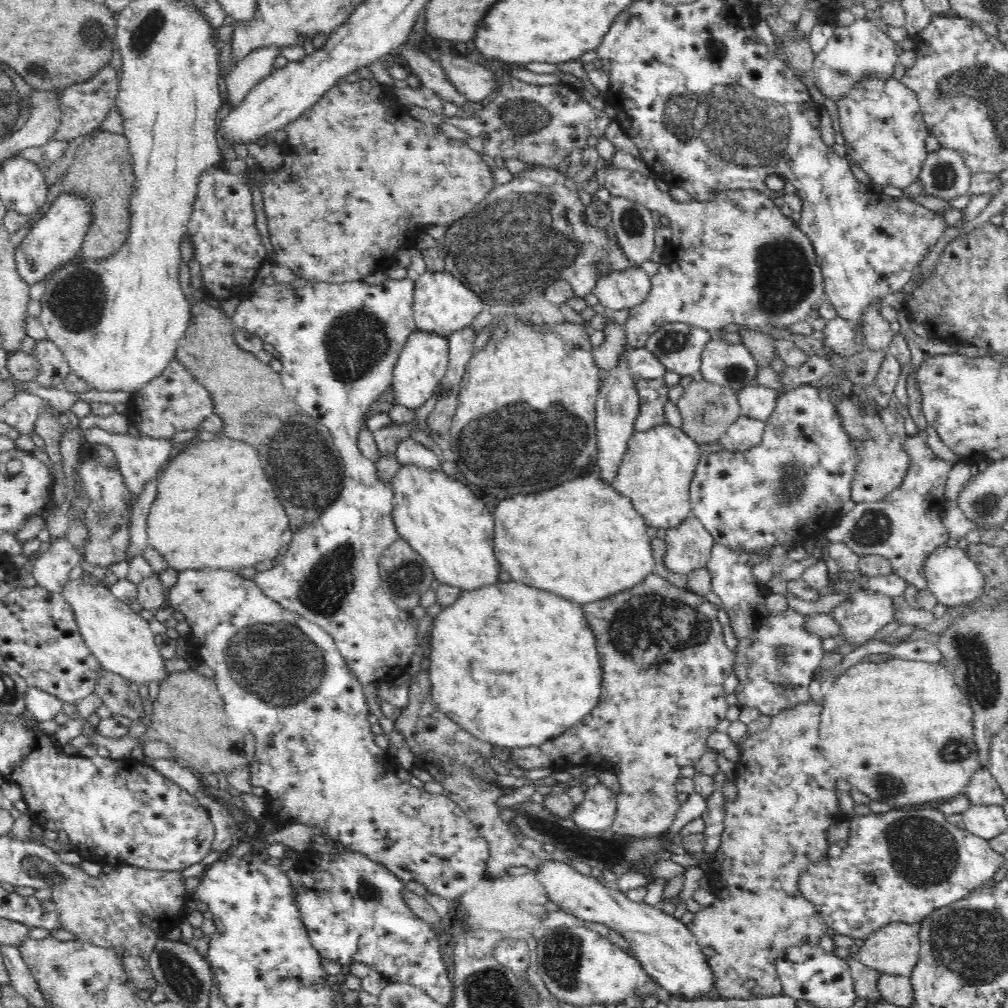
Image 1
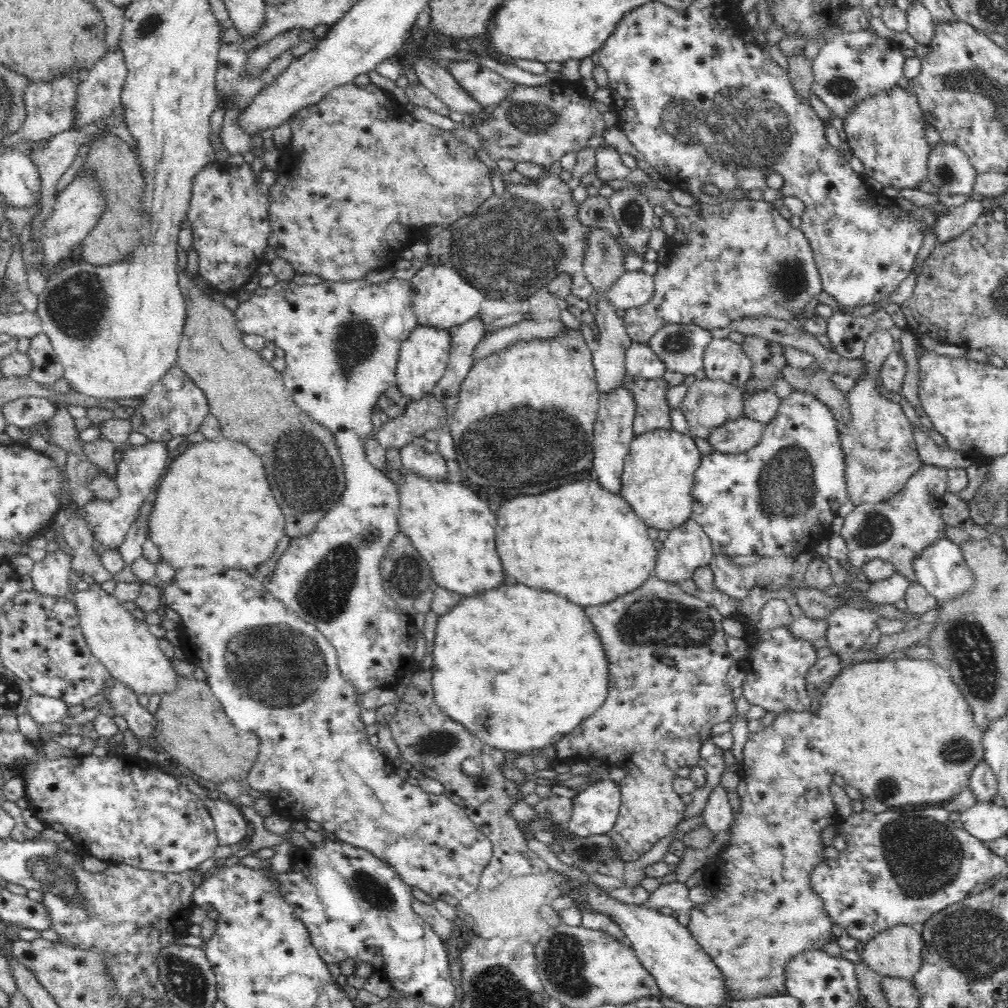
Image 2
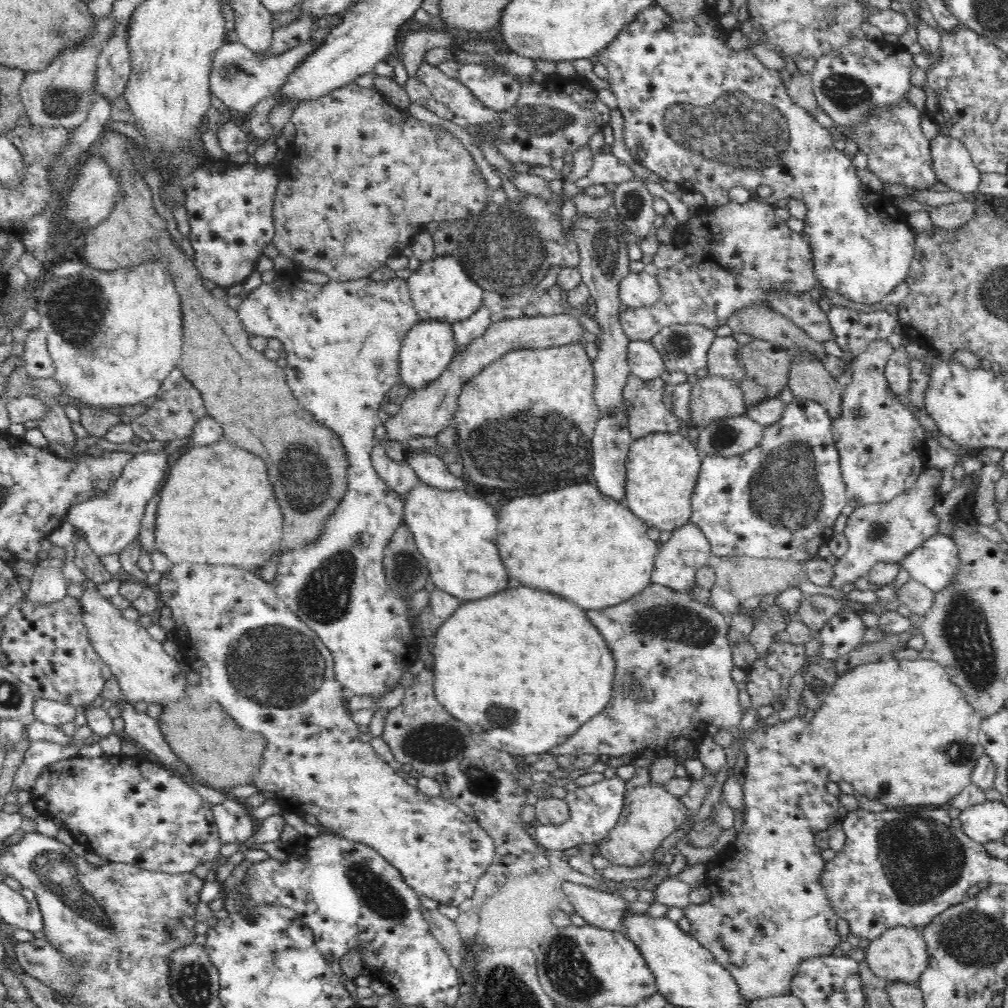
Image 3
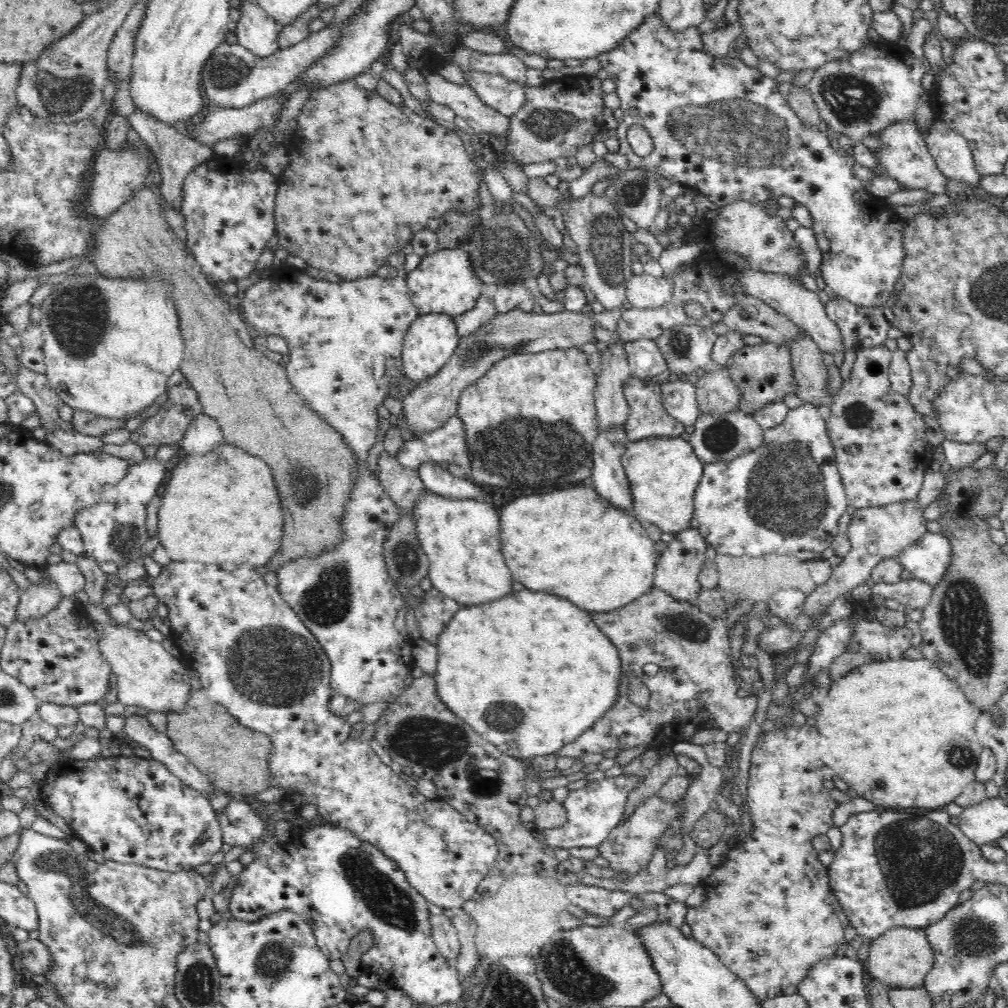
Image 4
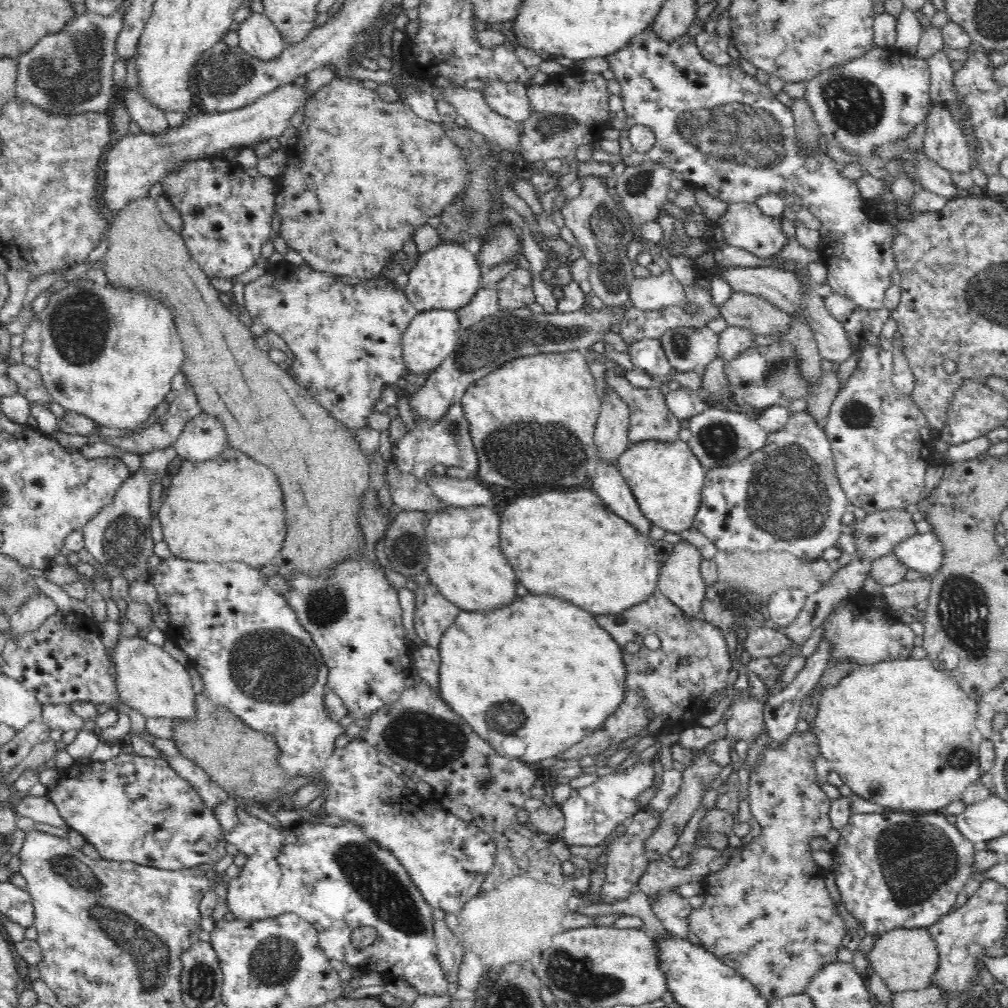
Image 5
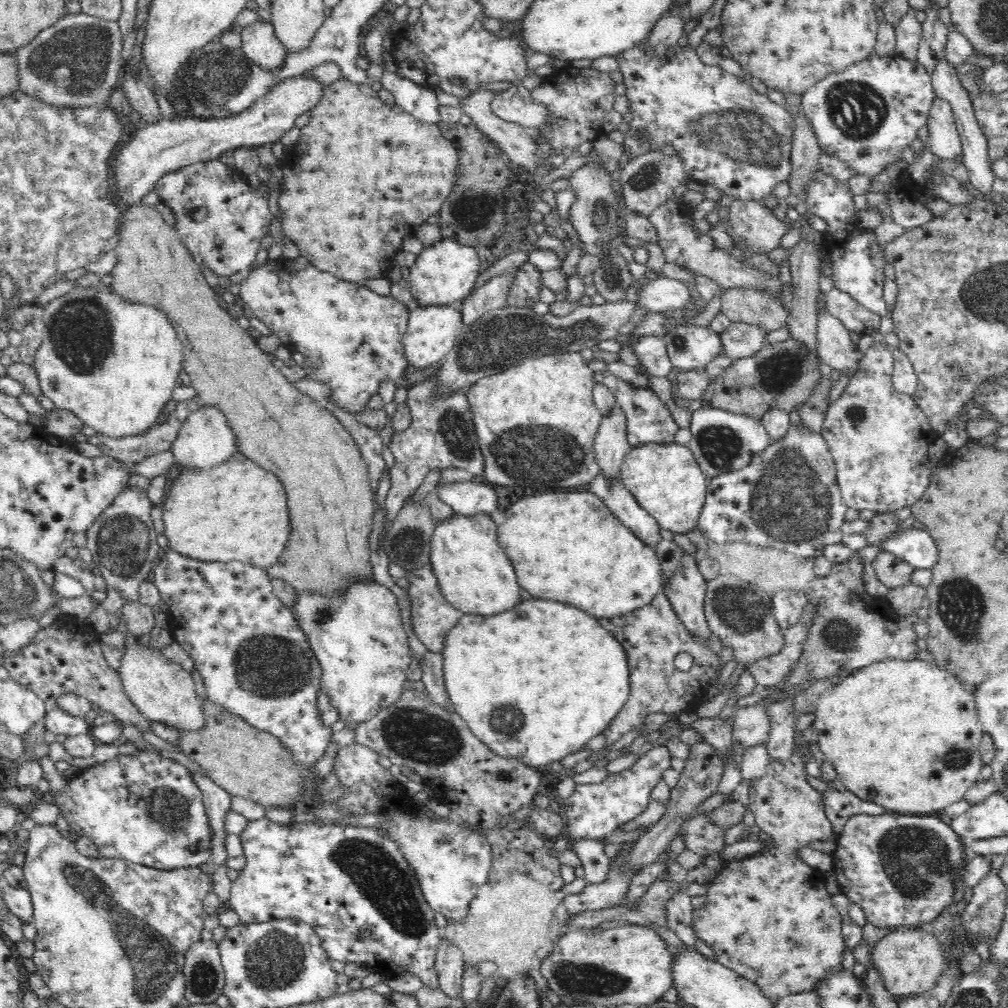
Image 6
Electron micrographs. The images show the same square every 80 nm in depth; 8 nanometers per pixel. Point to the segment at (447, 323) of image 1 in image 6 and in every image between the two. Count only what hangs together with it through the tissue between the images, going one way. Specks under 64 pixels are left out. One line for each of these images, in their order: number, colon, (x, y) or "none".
2: (442, 299)
3: (440, 290)
4: (443, 283)
5: (446, 278)
6: (444, 274)

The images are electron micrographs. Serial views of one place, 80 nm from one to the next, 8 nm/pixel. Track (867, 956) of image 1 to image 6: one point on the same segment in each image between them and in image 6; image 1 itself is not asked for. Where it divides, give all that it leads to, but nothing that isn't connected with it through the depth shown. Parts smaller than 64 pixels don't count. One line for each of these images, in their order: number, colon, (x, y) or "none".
2: (896, 952)
3: (900, 954)
4: (902, 956)
5: (904, 959)
6: (910, 961)

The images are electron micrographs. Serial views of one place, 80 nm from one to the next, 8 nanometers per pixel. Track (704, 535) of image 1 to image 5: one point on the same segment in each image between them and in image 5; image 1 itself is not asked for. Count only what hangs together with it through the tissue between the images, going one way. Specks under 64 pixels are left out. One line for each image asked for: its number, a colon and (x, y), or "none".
2: (687, 547)
3: (688, 549)
4: (677, 567)
5: (679, 578)

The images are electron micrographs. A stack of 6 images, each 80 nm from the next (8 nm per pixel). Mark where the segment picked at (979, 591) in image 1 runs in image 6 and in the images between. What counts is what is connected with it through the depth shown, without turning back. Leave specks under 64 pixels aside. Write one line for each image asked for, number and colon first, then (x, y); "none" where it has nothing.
2: (942, 569)
3: (936, 565)
4: (928, 560)
5: (924, 552)
6: (916, 547)

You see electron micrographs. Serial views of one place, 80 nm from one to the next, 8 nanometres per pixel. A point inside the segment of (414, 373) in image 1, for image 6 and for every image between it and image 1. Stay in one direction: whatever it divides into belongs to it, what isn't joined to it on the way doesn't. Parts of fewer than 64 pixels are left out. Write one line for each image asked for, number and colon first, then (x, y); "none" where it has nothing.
2: (423, 358)
3: (427, 351)
4: (430, 342)
5: (431, 337)
6: (432, 332)

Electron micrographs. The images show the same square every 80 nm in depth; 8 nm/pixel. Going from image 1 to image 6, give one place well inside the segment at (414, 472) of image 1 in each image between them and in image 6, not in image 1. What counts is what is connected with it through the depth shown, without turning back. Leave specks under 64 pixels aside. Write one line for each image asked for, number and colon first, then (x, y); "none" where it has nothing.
2: (453, 530)
3: (456, 533)
4: (460, 536)
5: (466, 563)
6: (475, 575)

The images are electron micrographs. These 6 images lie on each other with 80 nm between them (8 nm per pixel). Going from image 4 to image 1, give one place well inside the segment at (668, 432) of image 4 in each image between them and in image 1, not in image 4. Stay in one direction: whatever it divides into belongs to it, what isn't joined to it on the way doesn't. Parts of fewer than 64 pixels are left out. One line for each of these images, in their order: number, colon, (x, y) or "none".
1: (654, 394)
2: (652, 409)
3: (648, 414)

